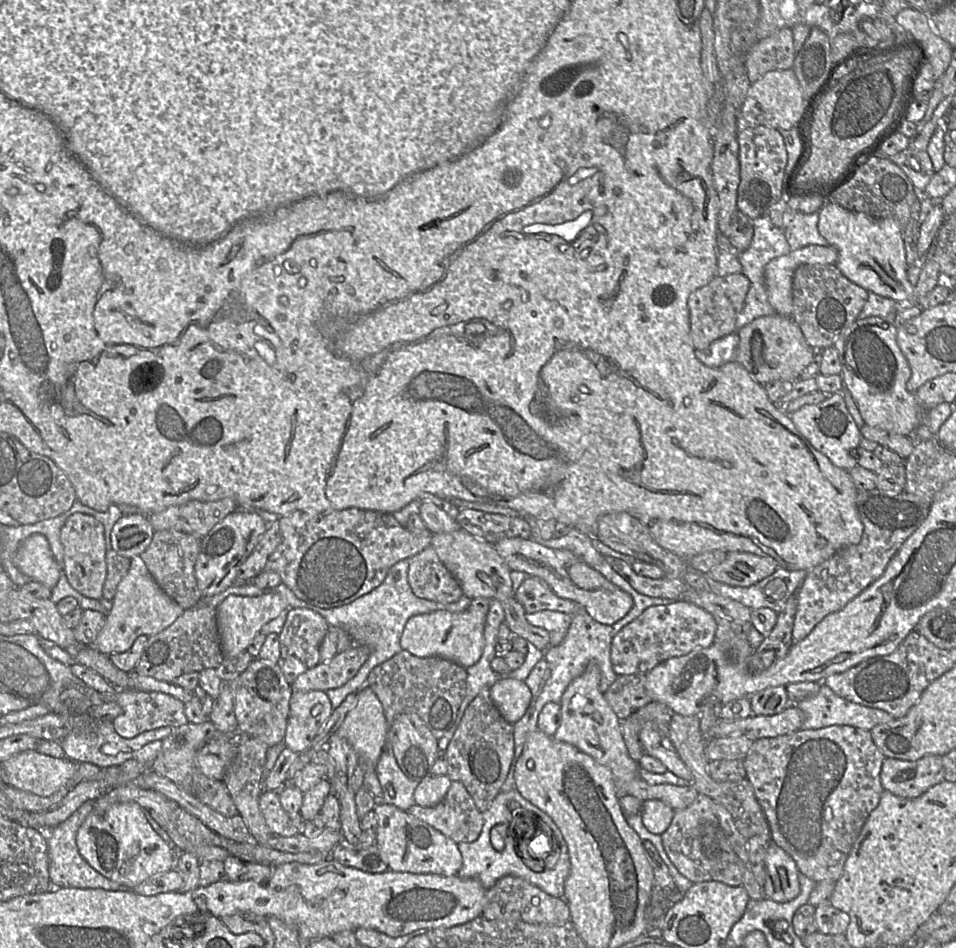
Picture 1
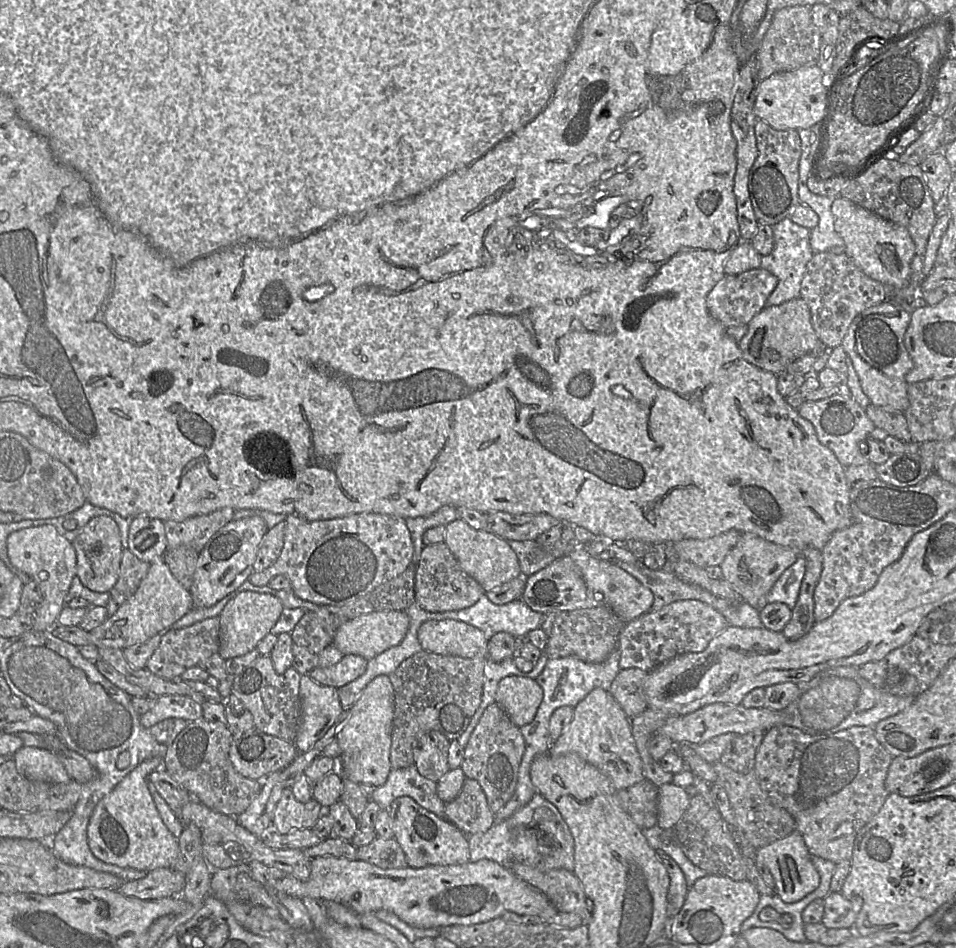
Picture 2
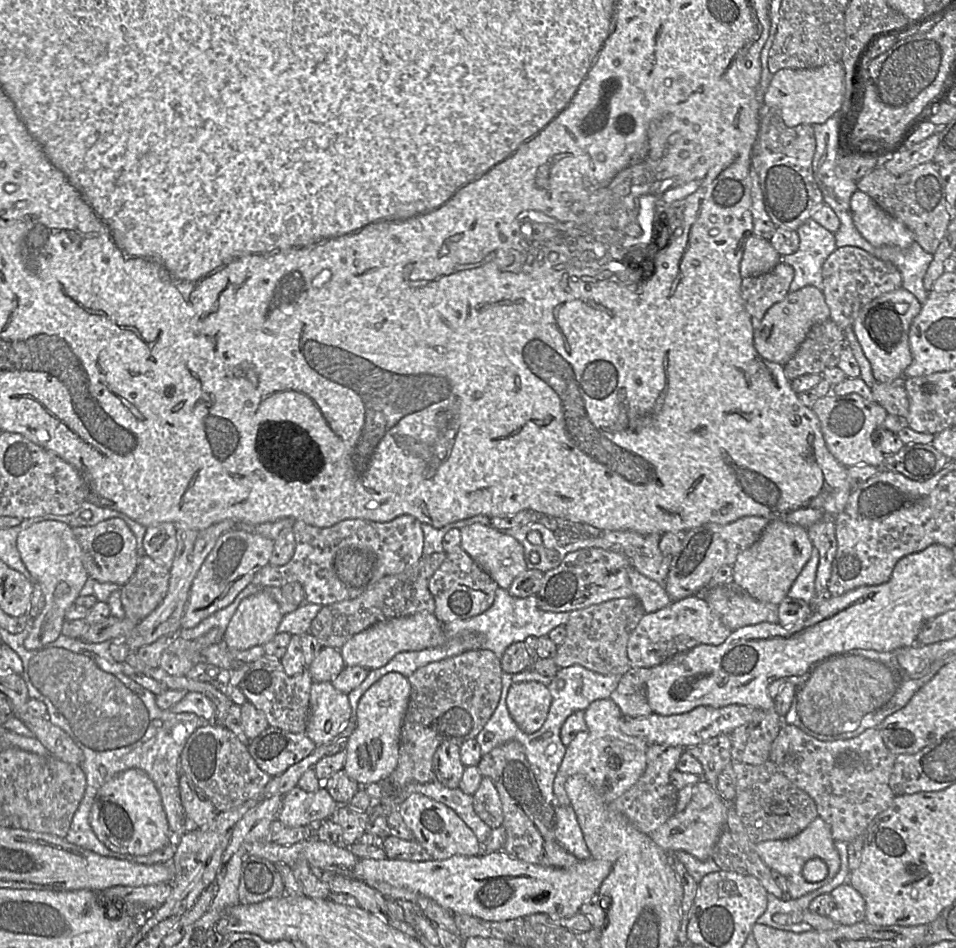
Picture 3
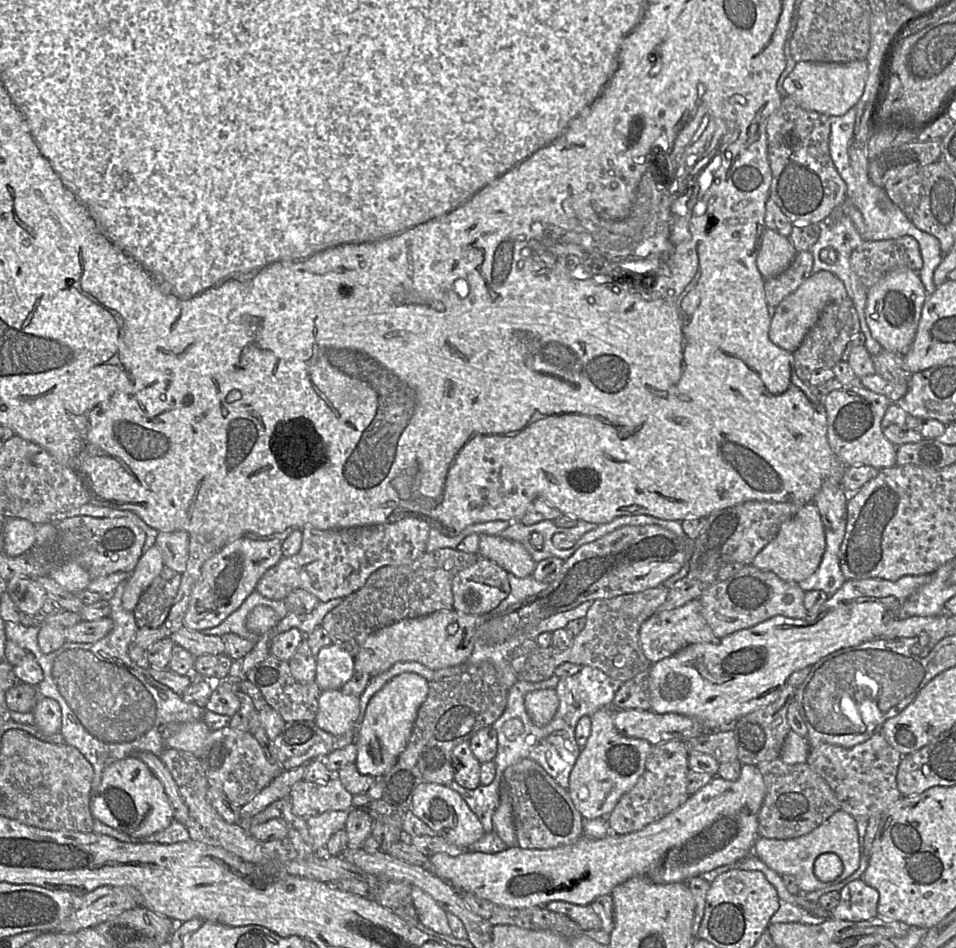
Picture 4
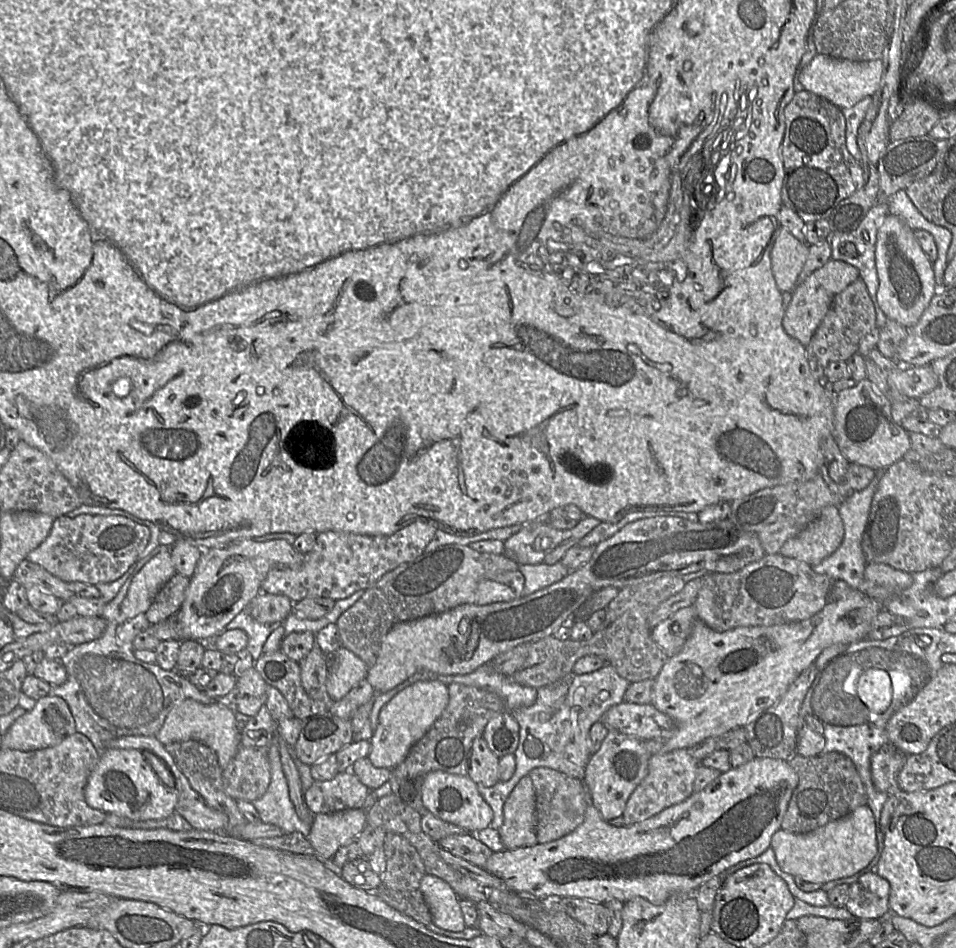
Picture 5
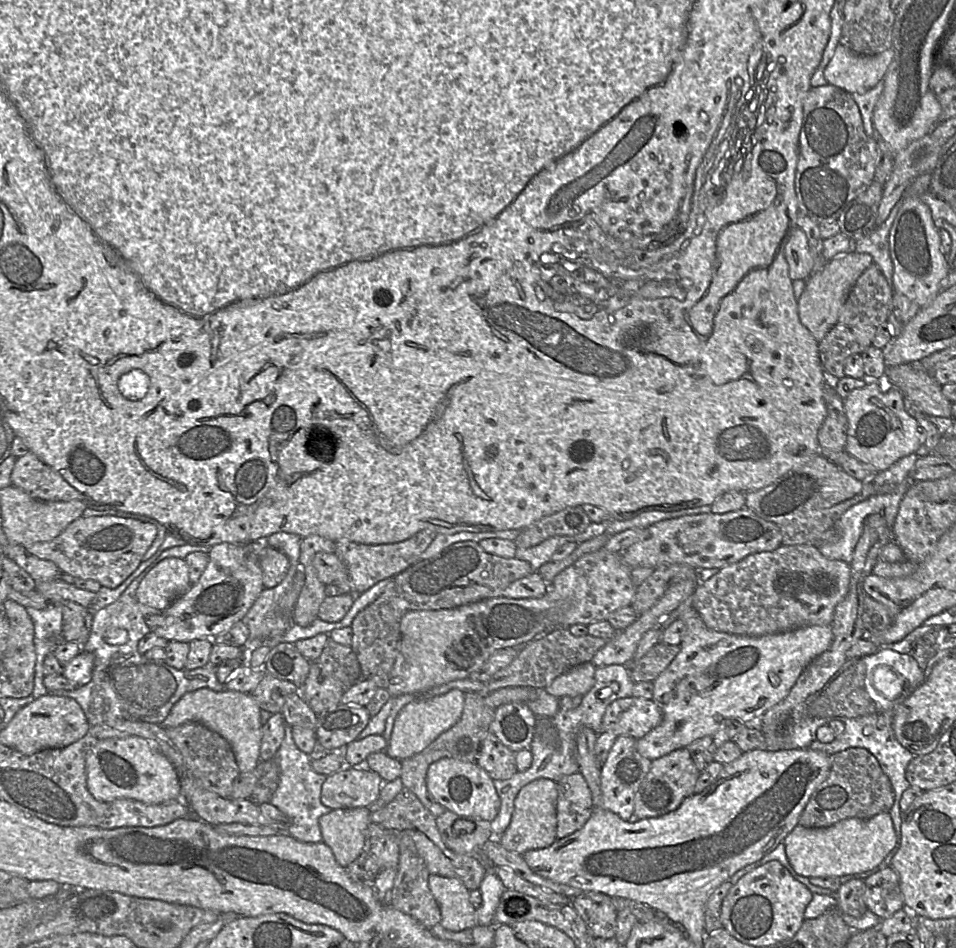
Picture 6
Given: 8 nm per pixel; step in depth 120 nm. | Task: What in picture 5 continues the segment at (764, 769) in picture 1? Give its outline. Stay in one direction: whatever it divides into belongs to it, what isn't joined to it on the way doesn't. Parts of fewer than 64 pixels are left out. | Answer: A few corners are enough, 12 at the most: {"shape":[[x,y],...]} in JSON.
{"shape":[[892,743],[871,756],[871,779],[889,797],[908,756]]}

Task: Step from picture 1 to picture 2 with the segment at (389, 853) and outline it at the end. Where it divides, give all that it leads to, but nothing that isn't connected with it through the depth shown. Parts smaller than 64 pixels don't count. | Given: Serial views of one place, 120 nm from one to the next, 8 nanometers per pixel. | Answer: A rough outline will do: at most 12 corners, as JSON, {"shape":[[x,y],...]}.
{"shape":[[412,798],[387,812],[409,867],[470,862],[468,836]]}

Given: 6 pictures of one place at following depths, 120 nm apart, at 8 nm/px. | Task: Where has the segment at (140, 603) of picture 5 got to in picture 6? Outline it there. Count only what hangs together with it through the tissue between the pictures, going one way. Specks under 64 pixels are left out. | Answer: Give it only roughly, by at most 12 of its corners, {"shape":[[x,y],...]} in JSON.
{"shape":[[168,557],[137,588],[164,611],[191,585],[185,559]]}

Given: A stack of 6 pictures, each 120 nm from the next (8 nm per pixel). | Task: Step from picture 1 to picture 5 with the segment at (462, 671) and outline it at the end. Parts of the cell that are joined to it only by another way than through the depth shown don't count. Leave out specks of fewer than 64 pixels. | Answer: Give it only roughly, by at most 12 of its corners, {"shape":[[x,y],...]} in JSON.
{"shape":[[447,687],[447,707],[392,769],[391,793],[421,815],[424,777],[467,775],[473,742],[506,709]]}

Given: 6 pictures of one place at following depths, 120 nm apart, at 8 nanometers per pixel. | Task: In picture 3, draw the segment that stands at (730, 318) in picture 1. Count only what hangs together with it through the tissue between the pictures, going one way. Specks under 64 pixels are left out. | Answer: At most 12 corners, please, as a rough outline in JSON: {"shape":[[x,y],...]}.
{"shape":[[780,262],[742,279],[741,297],[754,328],[787,296],[794,269]]}

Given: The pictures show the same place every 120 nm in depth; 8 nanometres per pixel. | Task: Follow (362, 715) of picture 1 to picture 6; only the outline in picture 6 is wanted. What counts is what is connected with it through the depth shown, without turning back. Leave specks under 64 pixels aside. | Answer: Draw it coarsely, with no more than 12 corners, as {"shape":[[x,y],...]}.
{"shape":[[465,692],[406,704],[385,752],[418,754],[461,718]]}

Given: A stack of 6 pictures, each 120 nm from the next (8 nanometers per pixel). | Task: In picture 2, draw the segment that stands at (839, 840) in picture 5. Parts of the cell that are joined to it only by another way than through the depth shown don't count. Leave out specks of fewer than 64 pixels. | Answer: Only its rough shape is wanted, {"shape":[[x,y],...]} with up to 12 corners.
{"shape":[[802,835],[757,849],[774,893],[794,903],[820,875]]}

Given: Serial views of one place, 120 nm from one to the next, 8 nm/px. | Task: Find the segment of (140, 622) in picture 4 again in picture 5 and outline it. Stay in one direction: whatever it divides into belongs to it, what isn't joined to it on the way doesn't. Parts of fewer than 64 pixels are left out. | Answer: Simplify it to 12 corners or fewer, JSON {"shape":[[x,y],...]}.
{"shape":[[175,574],[157,593],[145,617],[151,625],[173,618],[190,579]]}

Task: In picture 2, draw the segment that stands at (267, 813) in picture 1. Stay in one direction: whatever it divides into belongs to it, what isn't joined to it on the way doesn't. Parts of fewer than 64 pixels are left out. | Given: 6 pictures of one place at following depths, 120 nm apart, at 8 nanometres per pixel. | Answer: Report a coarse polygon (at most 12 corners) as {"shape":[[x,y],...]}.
{"shape":[[283,789],[272,828],[281,834],[312,828],[325,810]]}

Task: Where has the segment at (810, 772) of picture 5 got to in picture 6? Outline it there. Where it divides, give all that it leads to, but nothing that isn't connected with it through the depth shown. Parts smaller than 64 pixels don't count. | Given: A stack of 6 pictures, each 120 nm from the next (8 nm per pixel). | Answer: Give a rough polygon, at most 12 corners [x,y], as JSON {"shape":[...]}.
{"shape":[[871,752],[830,757],[798,825],[889,812],[895,794]]}

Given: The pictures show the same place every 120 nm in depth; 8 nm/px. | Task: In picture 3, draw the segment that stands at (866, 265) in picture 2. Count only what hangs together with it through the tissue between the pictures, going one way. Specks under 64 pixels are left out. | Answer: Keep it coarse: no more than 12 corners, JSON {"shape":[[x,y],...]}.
{"shape":[[856,191],[853,223],[873,247],[907,249],[914,233]]}

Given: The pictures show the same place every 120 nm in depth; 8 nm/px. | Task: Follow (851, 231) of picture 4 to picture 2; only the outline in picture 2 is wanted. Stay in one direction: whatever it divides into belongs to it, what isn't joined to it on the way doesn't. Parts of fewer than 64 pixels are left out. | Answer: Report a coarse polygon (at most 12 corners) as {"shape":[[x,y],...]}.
{"shape":[[788,218],[771,227],[760,268],[778,284],[765,307],[799,297],[815,255],[810,229]]}

